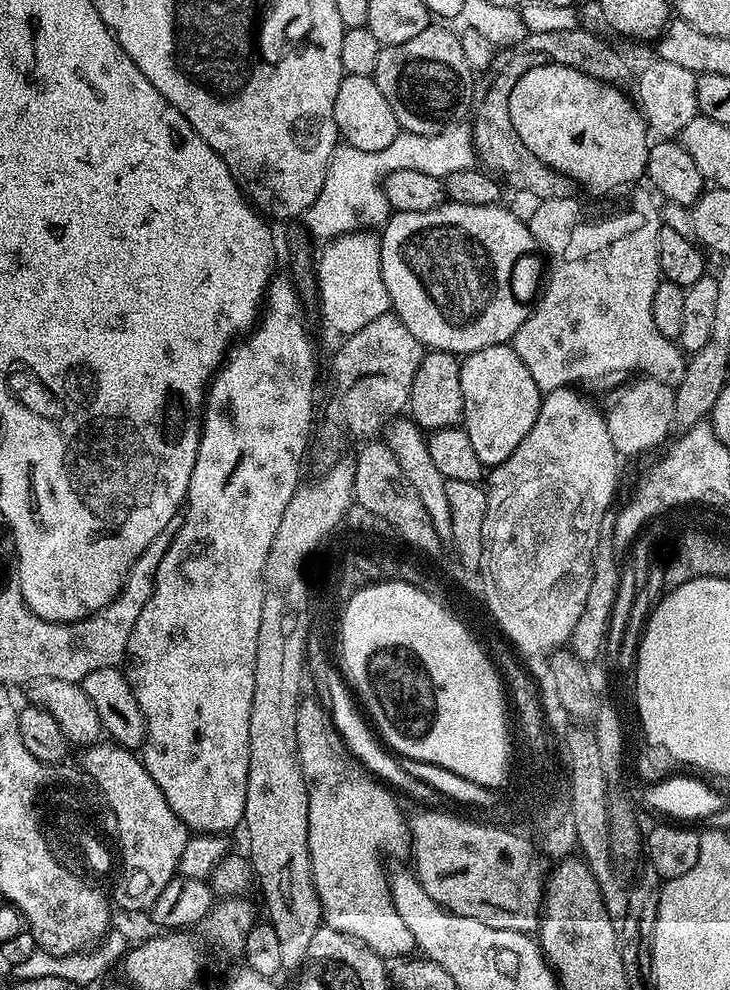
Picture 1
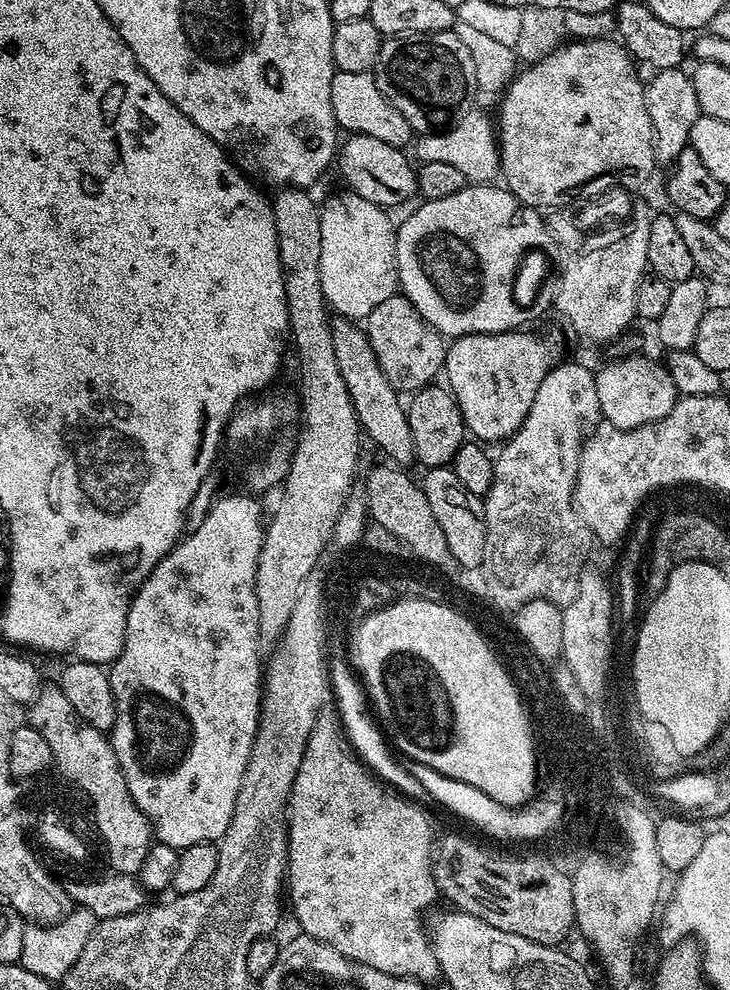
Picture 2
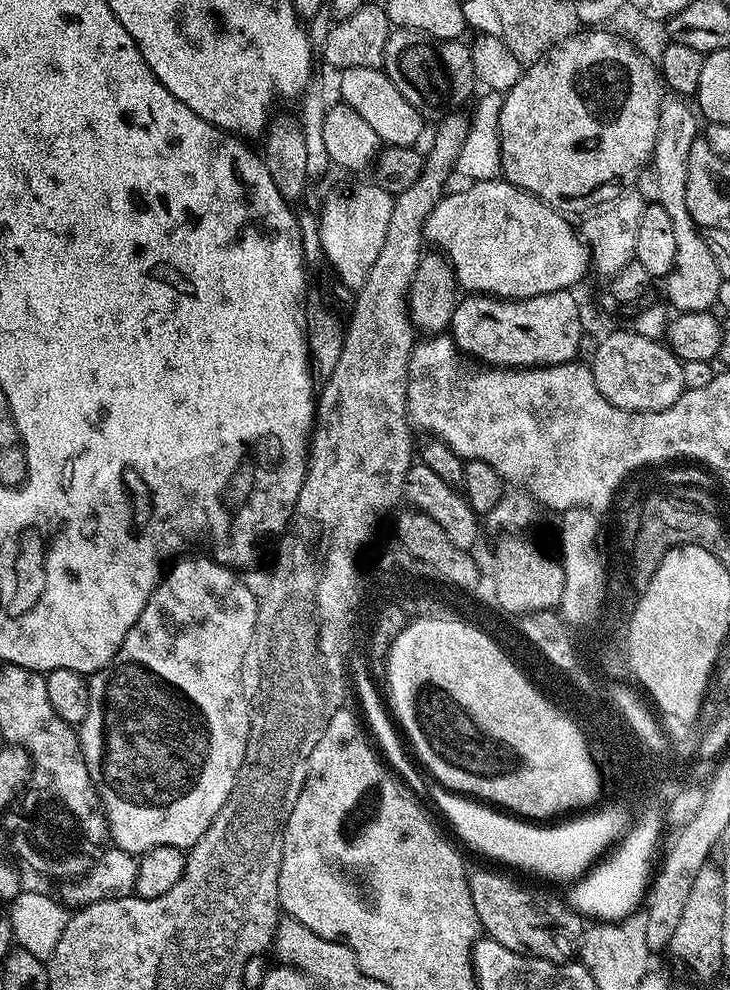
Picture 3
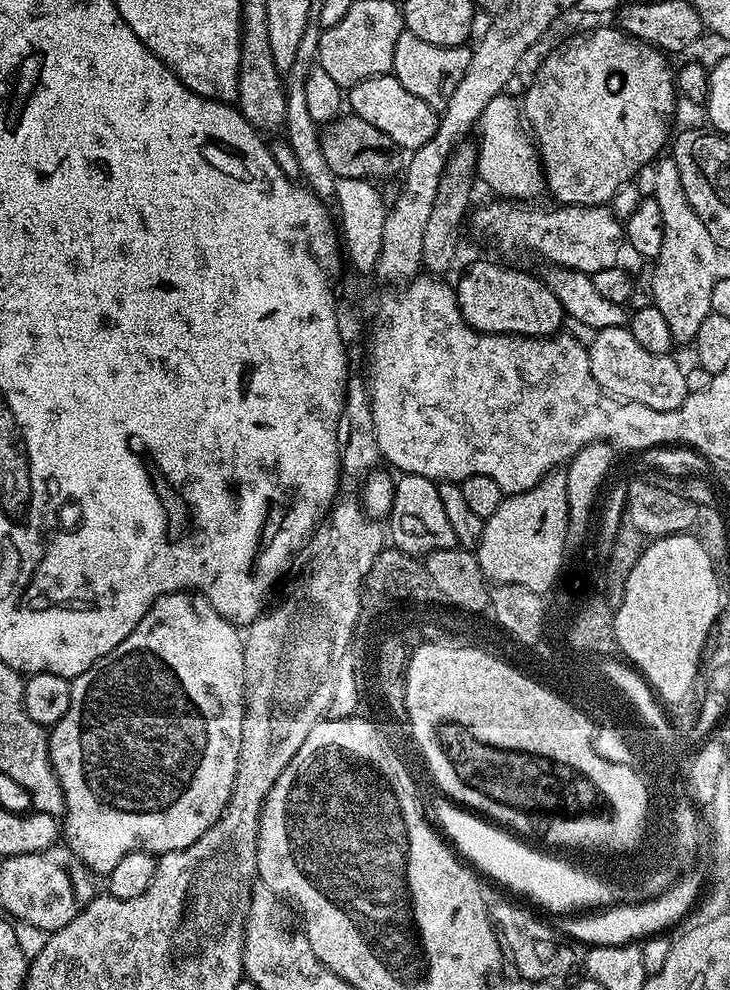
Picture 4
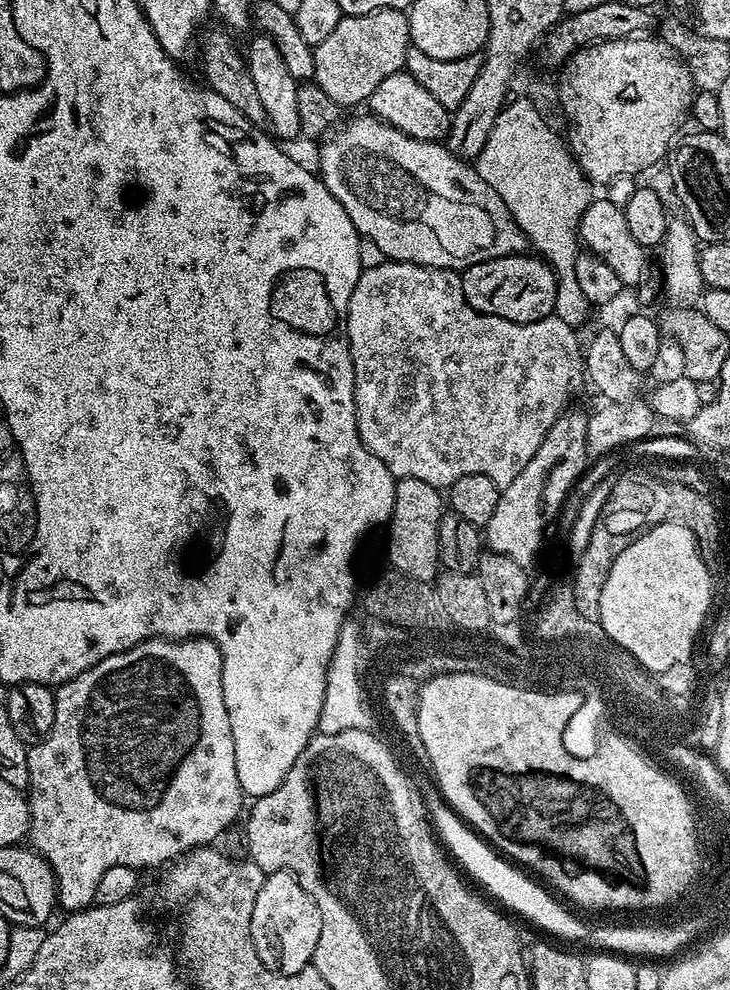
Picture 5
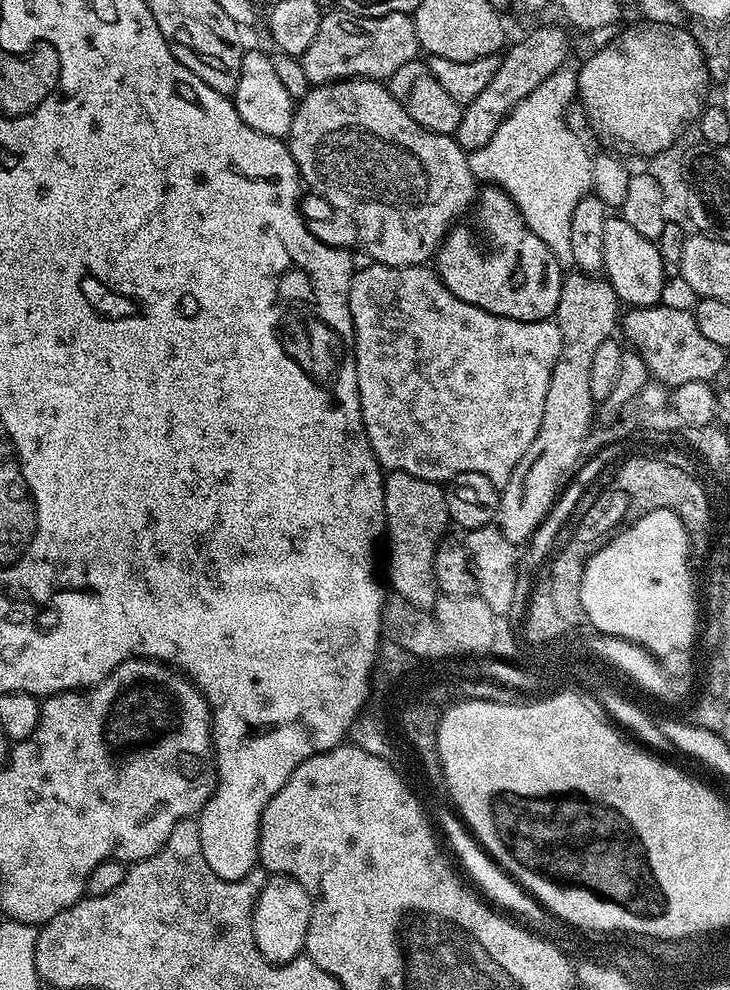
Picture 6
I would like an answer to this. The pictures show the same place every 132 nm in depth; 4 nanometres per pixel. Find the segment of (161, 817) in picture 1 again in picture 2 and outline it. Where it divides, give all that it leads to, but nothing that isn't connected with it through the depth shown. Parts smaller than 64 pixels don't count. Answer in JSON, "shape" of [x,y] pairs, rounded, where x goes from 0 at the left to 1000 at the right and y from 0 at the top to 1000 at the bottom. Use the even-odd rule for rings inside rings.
{"shape":[[[62,690],[42,711],[37,712],[36,719],[37,730],[51,735],[68,753],[71,770],[81,772],[93,784],[107,788],[126,801],[136,820],[137,836],[156,855],[153,861],[159,868],[159,877],[167,884],[185,886],[200,871],[211,841],[195,818],[189,818],[184,806],[178,806],[178,798],[173,798],[173,786],[167,786],[167,778],[162,774],[152,746],[112,726],[101,713],[96,713],[90,701],[85,701],[75,690]]]}

